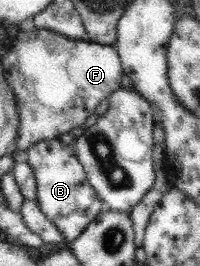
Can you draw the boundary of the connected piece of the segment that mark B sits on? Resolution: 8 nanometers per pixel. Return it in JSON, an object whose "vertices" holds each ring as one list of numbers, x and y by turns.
{"vertices":[[43,139,28,147,26,154,36,176,37,202,41,212,62,232,68,243,73,242,86,226,102,211,102,200,87,181,75,147,56,139]]}

